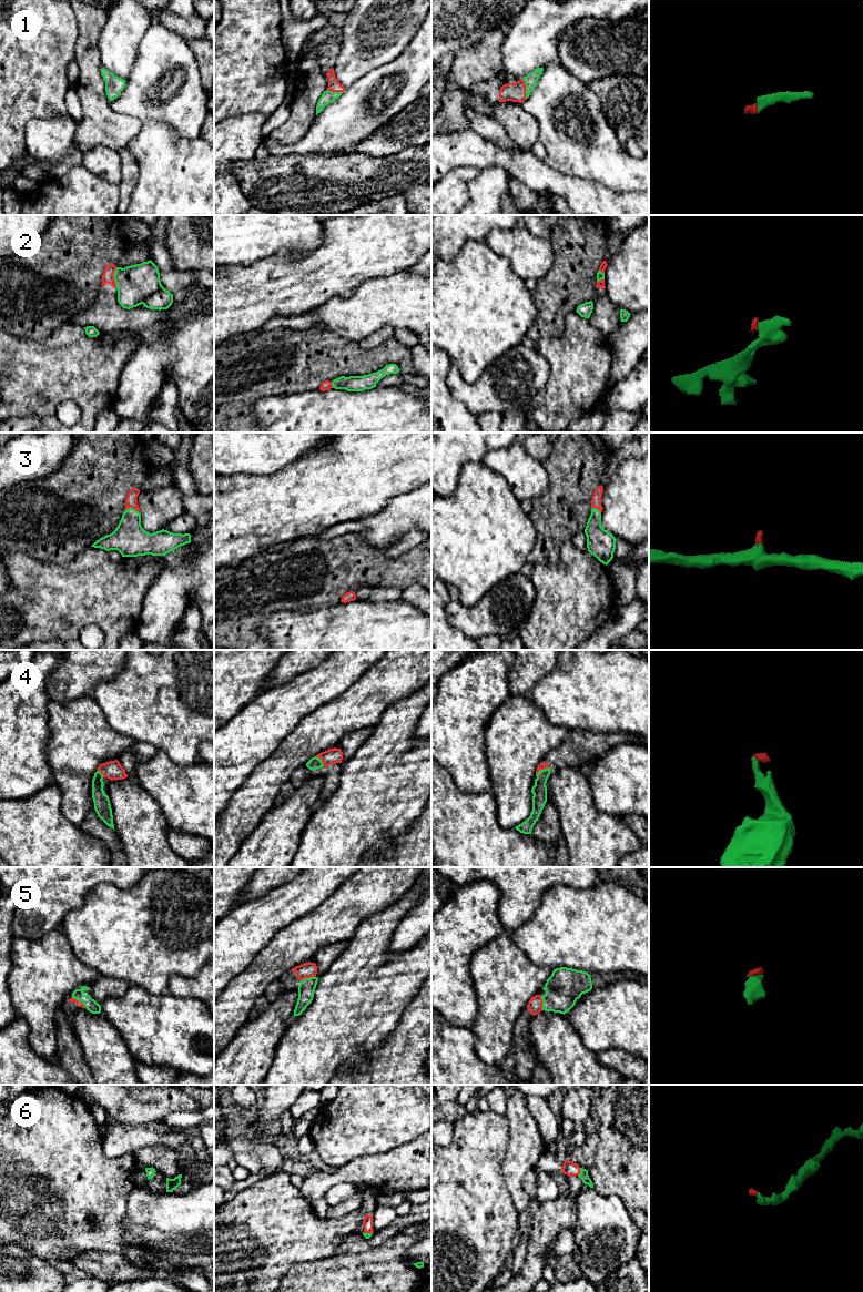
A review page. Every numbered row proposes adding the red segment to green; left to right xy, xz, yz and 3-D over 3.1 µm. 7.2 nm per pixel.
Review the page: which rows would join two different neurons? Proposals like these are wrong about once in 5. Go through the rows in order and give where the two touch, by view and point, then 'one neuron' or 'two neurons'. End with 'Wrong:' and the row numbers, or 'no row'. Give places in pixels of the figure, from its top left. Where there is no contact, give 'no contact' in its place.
1: meets green in yz at (526, 89); one neuron
2: meets green in xy at (114, 277); two neurons
3: meets green in xy at (132, 508); one neuron
4: meets green in yz at (541, 770); one neuron
5: meets green in xz at (310, 977); one neuron
6: meets green in yz at (580, 1172); one neuron
Wrong: 2

